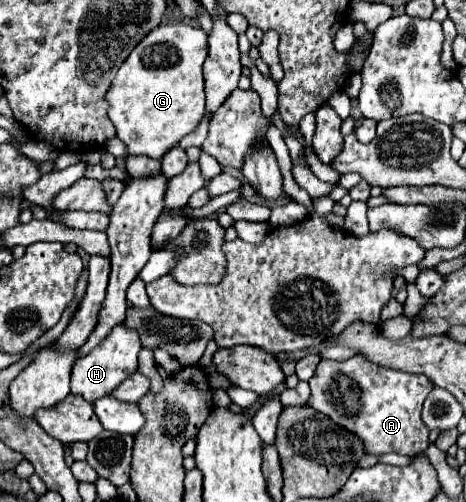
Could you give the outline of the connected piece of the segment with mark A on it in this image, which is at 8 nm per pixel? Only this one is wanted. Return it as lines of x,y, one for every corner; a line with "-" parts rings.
321,360
309,384
311,408
363,438
367,454
397,452
417,456
429,446
429,432
421,422
421,406
433,390
427,378
379,368
375,364
353,364
353,360
339,364
325,364
325,360

